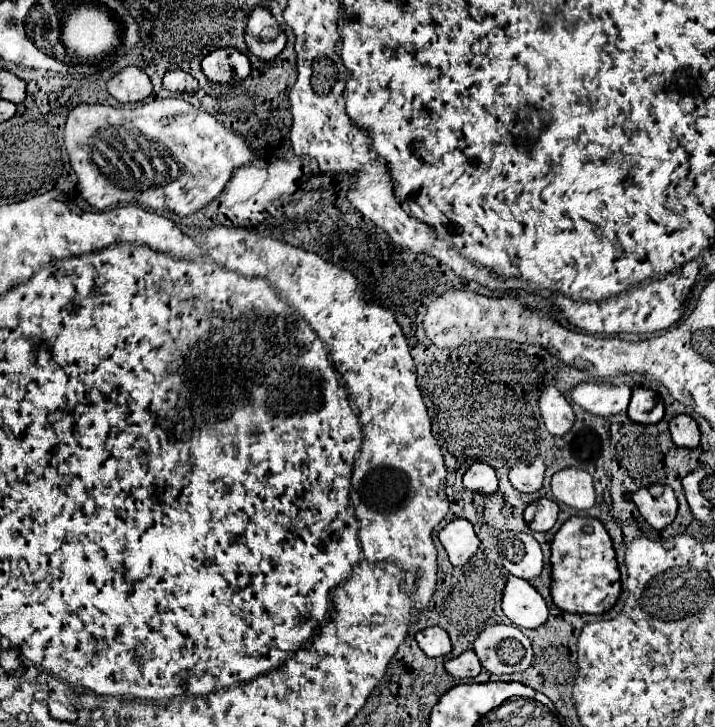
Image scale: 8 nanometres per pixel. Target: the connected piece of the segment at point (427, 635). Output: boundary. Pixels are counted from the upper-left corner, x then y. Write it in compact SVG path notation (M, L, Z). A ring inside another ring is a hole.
M434 626L434 628L426 628L426 630L420 630L416 634L416 642L418 646L422 648L422 652L428 656L428 658L438 658L438 656L446 656L452 652L452 644L450 644L450 638L448 634Z

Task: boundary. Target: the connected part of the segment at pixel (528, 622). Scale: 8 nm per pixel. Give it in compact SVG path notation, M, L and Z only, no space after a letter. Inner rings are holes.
M508 576L502 610L518 628L538 628L548 620L544 598L526 580L514 576Z

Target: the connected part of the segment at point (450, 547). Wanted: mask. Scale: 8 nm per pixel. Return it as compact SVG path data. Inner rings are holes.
M456 518L448 522L446 528L440 530L438 538L442 546L446 548L448 558L454 568L464 566L478 552L478 546L480 546L480 540L466 518Z

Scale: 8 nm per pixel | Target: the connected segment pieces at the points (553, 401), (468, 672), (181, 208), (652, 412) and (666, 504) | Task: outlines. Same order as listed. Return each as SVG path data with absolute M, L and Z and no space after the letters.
M546 388L538 404L540 404L542 420L550 434L562 436L570 430L570 426L574 424L574 410L570 402L562 396L562 392L558 392L556 388Z
M466 650L458 658L448 660L444 666L446 672L454 678L474 678L482 672L482 666L478 666L478 656L474 654L474 650Z
M174 96L154 98L152 102L138 104L136 108L80 104L68 114L64 142L70 166L78 176L80 194L98 210L106 210L112 204L138 204L158 214L174 212L176 216L188 216L222 192L236 166L244 166L254 158L248 144L234 130L228 130L212 115Z
M634 388L632 400L628 406L628 416L638 424L658 424L664 418L662 398L656 398L646 388Z
M668 486L640 488L632 496L632 500L638 506L640 514L644 516L644 520L654 530L664 530L676 518L678 502L676 502L672 488L668 488Z

